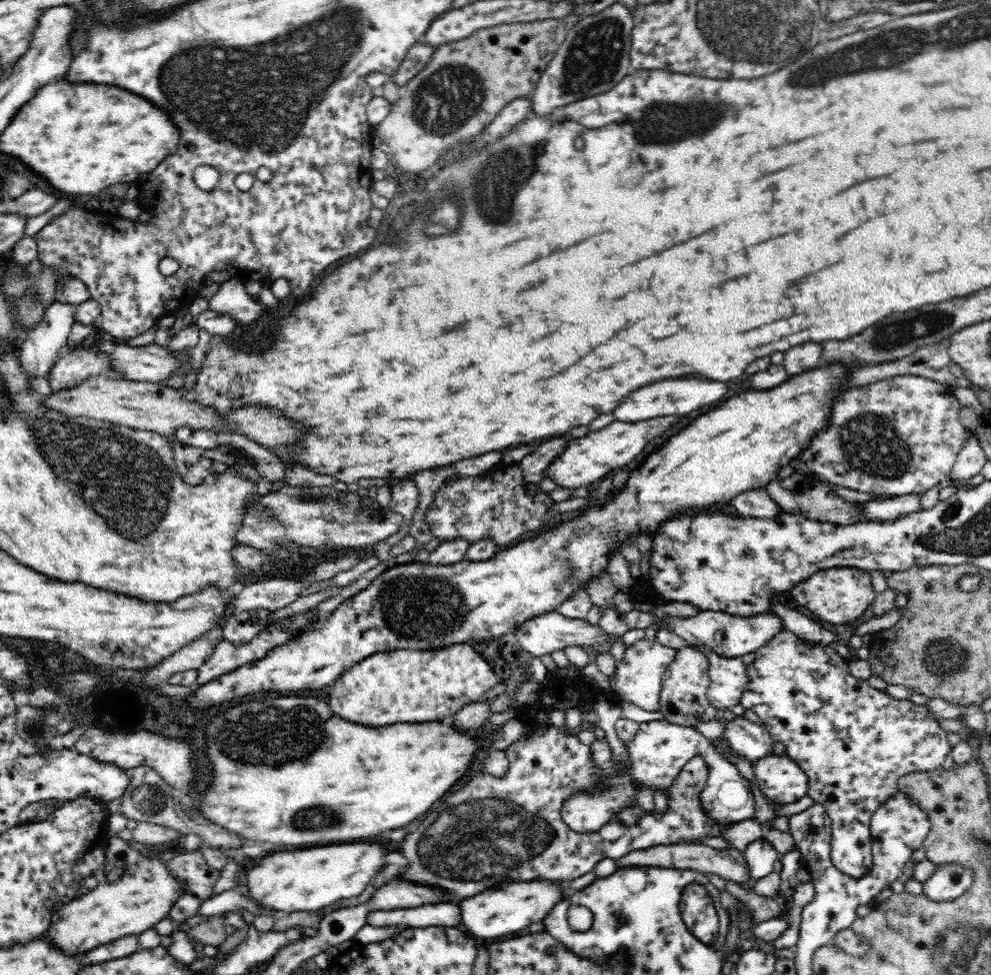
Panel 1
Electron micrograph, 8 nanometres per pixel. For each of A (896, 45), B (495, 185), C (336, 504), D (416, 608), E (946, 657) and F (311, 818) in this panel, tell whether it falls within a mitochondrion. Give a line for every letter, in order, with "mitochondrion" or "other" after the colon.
A: mitochondrion
B: mitochondrion
C: mitochondrion
D: mitochondrion
E: mitochondrion
F: mitochondrion

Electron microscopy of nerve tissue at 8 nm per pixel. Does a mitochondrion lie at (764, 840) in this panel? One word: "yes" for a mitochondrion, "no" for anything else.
no

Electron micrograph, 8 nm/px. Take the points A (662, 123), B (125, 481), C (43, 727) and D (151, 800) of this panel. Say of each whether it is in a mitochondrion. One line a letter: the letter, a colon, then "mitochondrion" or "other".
A: mitochondrion
B: mitochondrion
C: mitochondrion
D: mitochondrion

